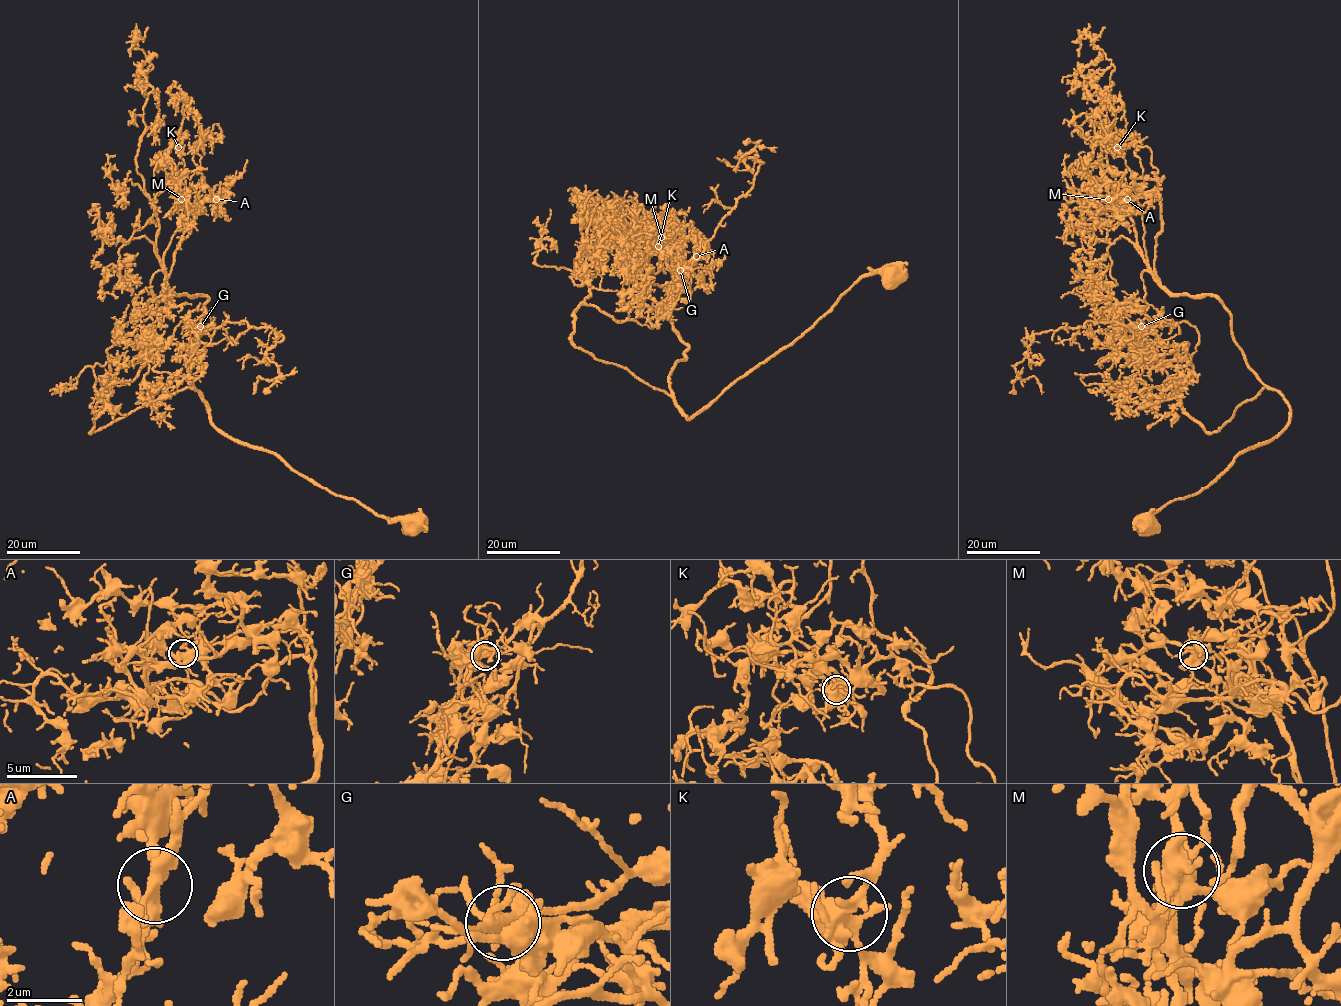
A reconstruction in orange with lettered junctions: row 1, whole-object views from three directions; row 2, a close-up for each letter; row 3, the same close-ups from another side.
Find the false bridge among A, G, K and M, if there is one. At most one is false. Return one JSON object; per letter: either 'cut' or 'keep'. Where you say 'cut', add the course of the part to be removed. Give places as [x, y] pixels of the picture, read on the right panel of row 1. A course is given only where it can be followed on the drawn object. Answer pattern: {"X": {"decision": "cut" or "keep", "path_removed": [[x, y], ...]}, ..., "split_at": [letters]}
{"A": {"decision": "keep"}, "G": {"decision": "cut", "path_removed": [[1141, 327], [1087, 321], [1082, 327], [1036, 333], [1028, 356], [1015, 366], [1020, 380], [1034, 376], [1041, 394]]}, "K": {"decision": "keep"}, "M": {"decision": "keep"}, "split_at": ["G"]}

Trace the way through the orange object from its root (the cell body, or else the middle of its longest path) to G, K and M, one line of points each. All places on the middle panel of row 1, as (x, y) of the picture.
G: (891, 274), (862, 275), (690, 419), (663, 391), (572, 340), (581, 305), (653, 328), (680, 270)
K: (891, 274), (862, 275), (690, 419), (669, 382), (689, 348), (637, 271), (637, 227), (658, 246)
M: (891, 274), (862, 275), (799, 337), (690, 419), (669, 382), (689, 348), (643, 277), (665, 262), (661, 237)

